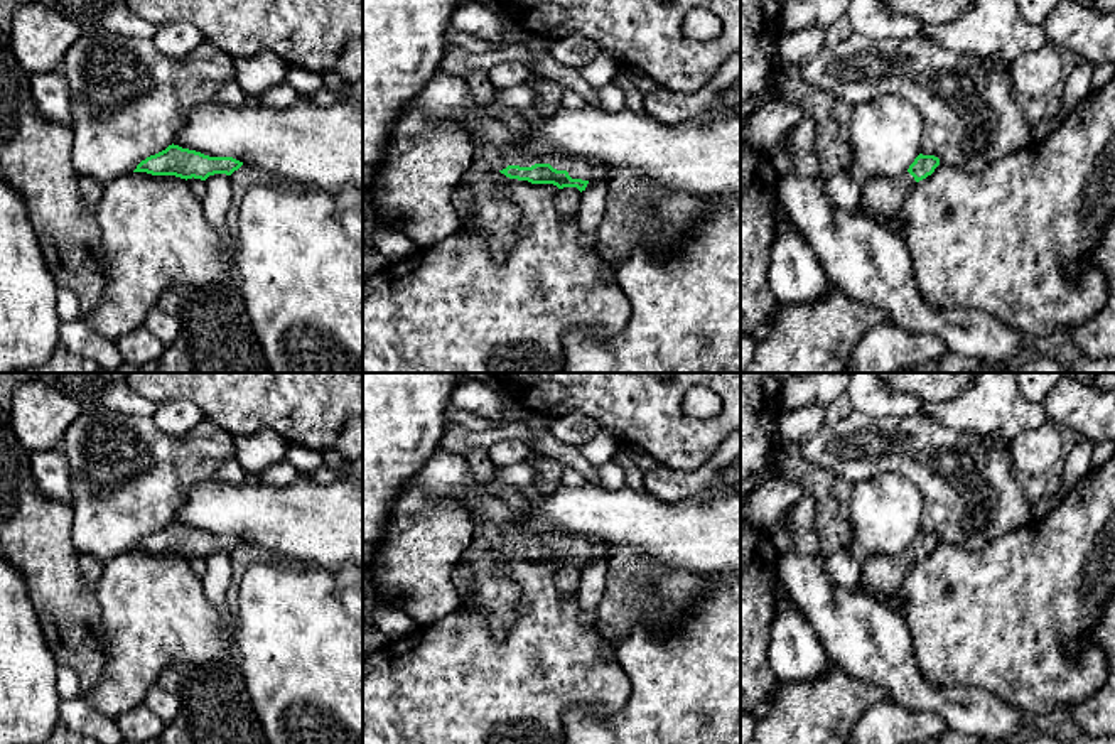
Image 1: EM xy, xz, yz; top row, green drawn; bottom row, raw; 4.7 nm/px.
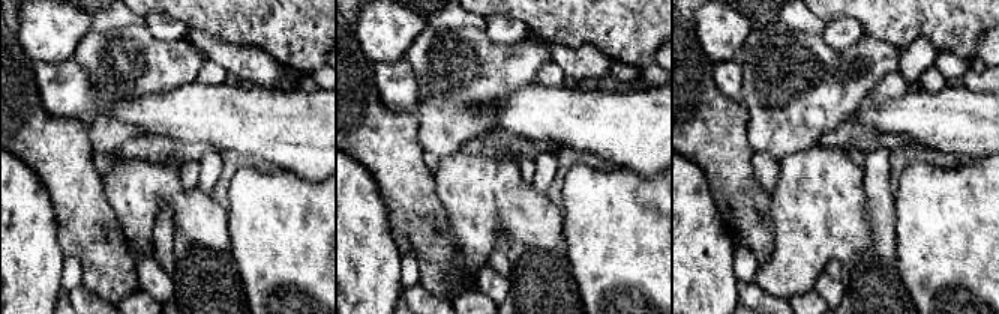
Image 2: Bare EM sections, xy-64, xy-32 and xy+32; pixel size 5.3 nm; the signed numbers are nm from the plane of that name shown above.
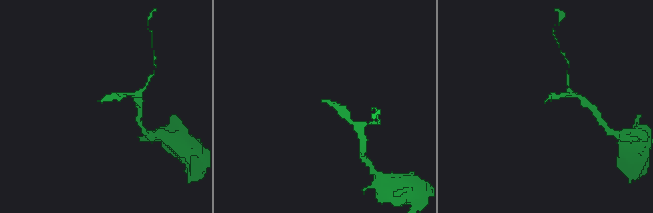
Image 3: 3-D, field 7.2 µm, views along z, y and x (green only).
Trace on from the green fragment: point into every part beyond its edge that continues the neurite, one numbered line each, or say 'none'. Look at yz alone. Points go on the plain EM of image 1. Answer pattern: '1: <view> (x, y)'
1: yz (879, 576)

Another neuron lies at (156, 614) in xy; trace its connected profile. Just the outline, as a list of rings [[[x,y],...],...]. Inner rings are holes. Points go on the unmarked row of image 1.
[[[130,550],[103,560],[103,574],[96,585],[101,607],[101,624],[106,631],[106,666],[93,692],[83,697],[94,710],[116,717],[143,705],[143,698],[164,668],[180,671],[191,665],[196,671],[206,671],[224,655],[224,644],[236,641],[234,614],[219,614],[206,599],[202,579],[196,575],[189,560],[175,553],[152,553]]]

